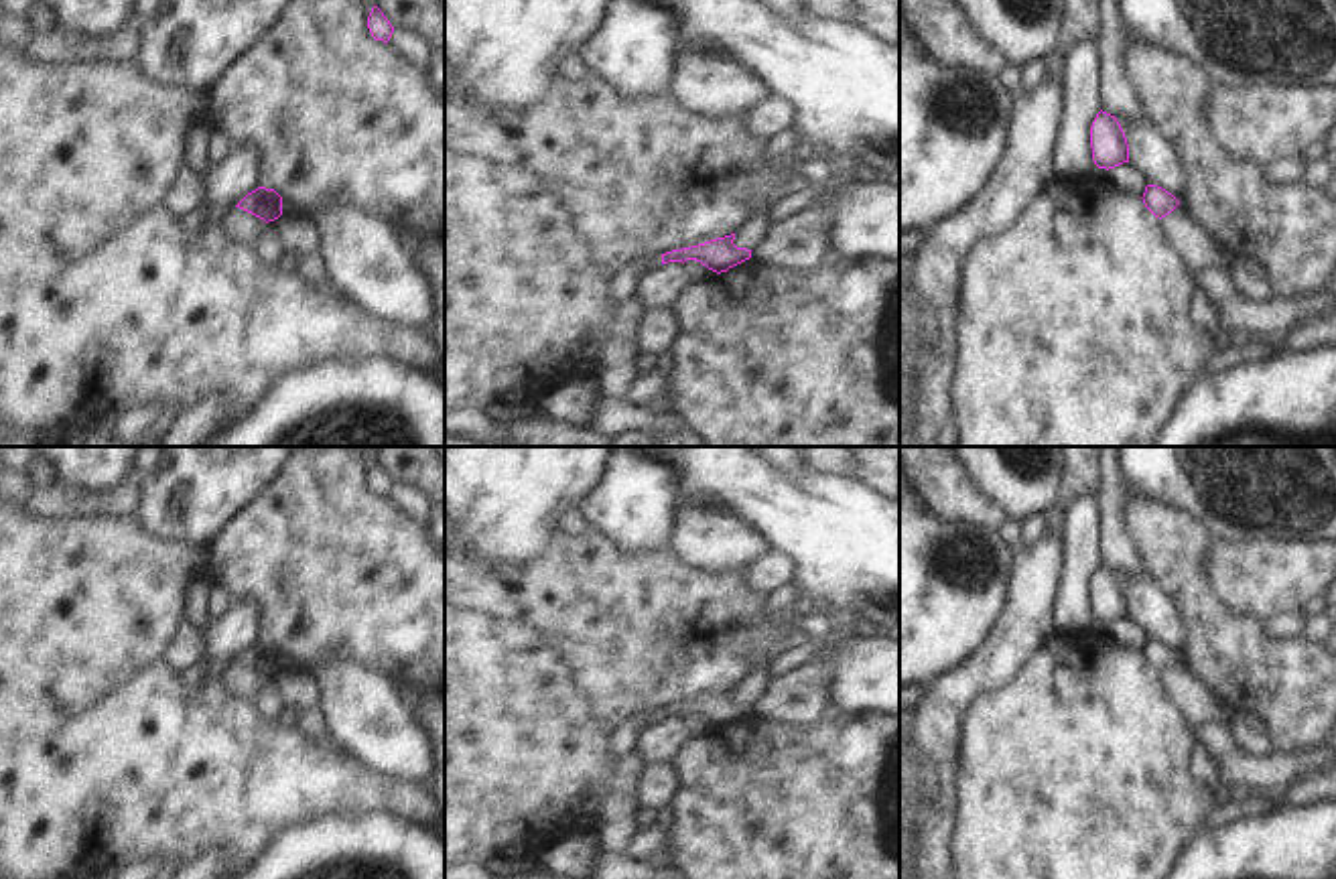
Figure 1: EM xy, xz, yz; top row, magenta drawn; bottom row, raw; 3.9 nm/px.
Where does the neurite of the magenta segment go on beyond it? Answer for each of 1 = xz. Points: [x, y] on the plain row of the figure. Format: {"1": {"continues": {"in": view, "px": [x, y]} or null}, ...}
{"1": {"continues": null}}

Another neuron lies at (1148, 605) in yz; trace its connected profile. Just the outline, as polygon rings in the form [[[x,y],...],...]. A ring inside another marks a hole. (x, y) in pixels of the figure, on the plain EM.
[[[1117,572],[1117,577],[1129,599],[1129,617],[1141,625],[1147,639],[1165,644],[1180,656],[1180,660],[1184,660],[1188,650],[1188,629],[1176,605],[1161,593],[1147,572],[1141,579],[1131,579],[1121,572]]]

